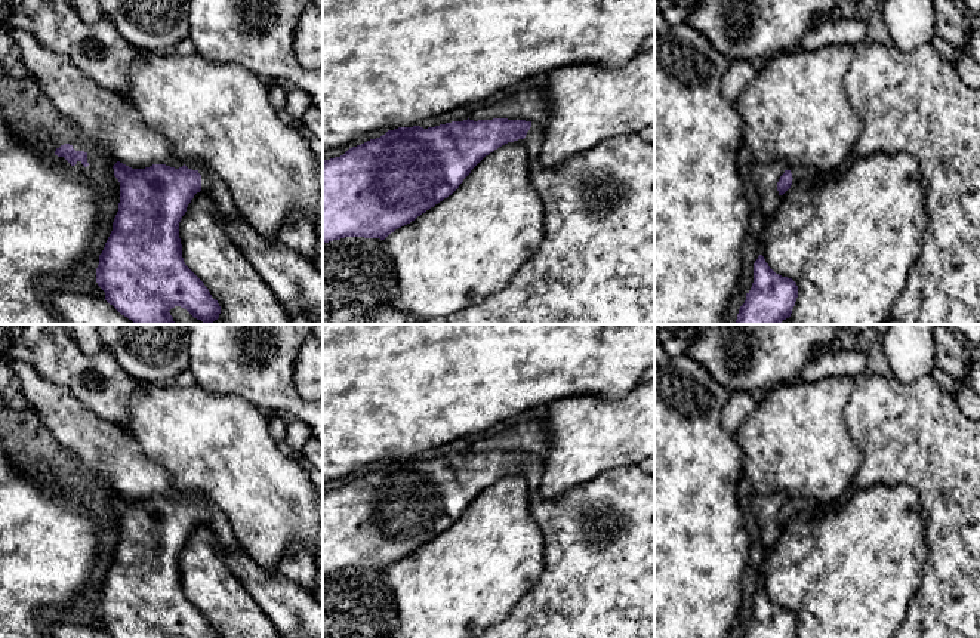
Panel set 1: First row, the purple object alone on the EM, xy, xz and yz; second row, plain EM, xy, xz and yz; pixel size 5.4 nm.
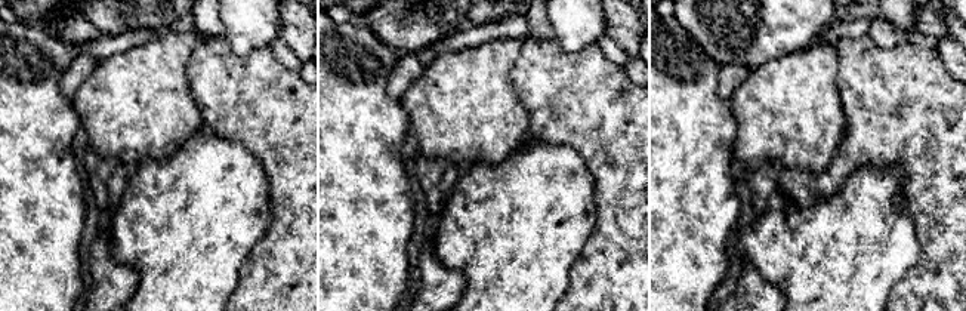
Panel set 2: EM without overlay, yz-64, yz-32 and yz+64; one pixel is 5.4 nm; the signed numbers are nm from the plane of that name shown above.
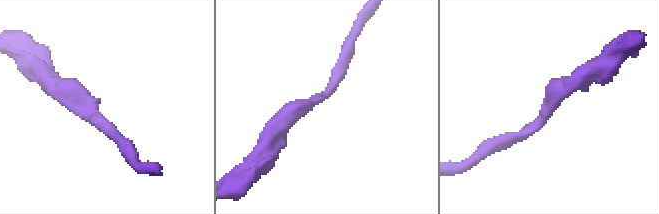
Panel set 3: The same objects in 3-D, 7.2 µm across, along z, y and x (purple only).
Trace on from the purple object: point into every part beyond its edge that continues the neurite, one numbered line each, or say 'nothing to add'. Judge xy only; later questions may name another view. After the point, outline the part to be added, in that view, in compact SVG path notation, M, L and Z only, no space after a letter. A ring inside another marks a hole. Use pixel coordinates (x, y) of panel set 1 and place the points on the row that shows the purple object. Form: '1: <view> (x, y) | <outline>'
1: xy (205, 178) | M201 169L201 170L198 170L198 173L201 175L201 191L210 192L210 178L207 175L207 170Z

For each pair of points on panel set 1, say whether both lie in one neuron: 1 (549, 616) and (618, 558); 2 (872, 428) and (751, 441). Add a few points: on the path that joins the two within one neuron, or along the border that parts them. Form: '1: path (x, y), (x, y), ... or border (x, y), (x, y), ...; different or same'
1: path (566, 610), (601, 575); same
2: border (850, 395), (844, 422), (860, 452), (859, 465); different

